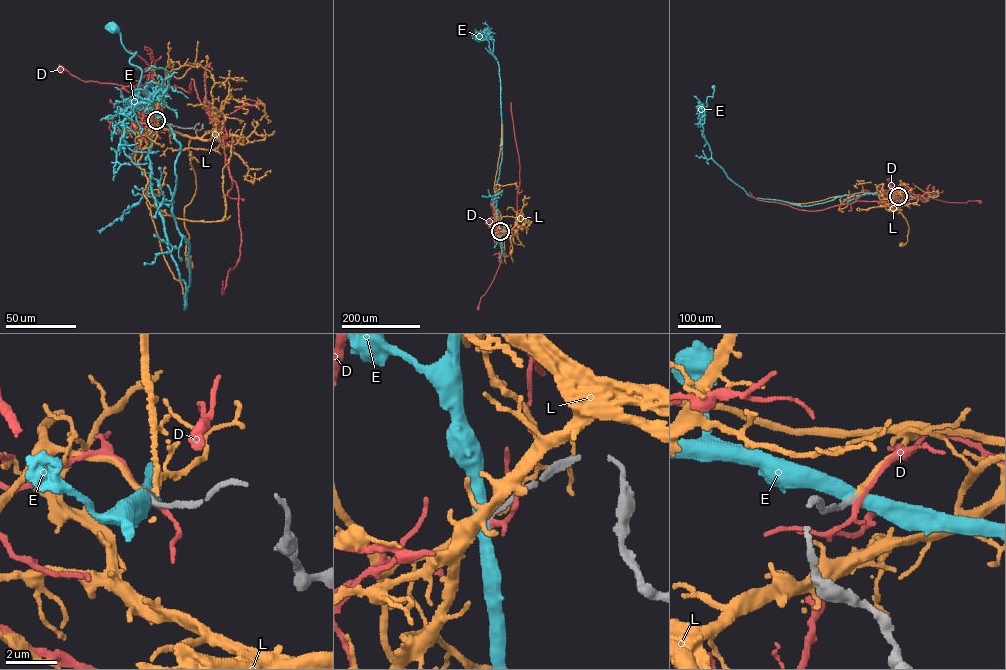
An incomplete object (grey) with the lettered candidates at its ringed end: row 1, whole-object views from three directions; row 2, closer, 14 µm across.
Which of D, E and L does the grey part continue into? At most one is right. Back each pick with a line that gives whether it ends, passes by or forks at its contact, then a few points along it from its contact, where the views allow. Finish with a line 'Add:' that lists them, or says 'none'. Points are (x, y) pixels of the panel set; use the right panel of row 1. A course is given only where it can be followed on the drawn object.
L: it ends; course (898, 196), (897, 205), (909, 228), (907, 242), (901, 245)
Add: L

